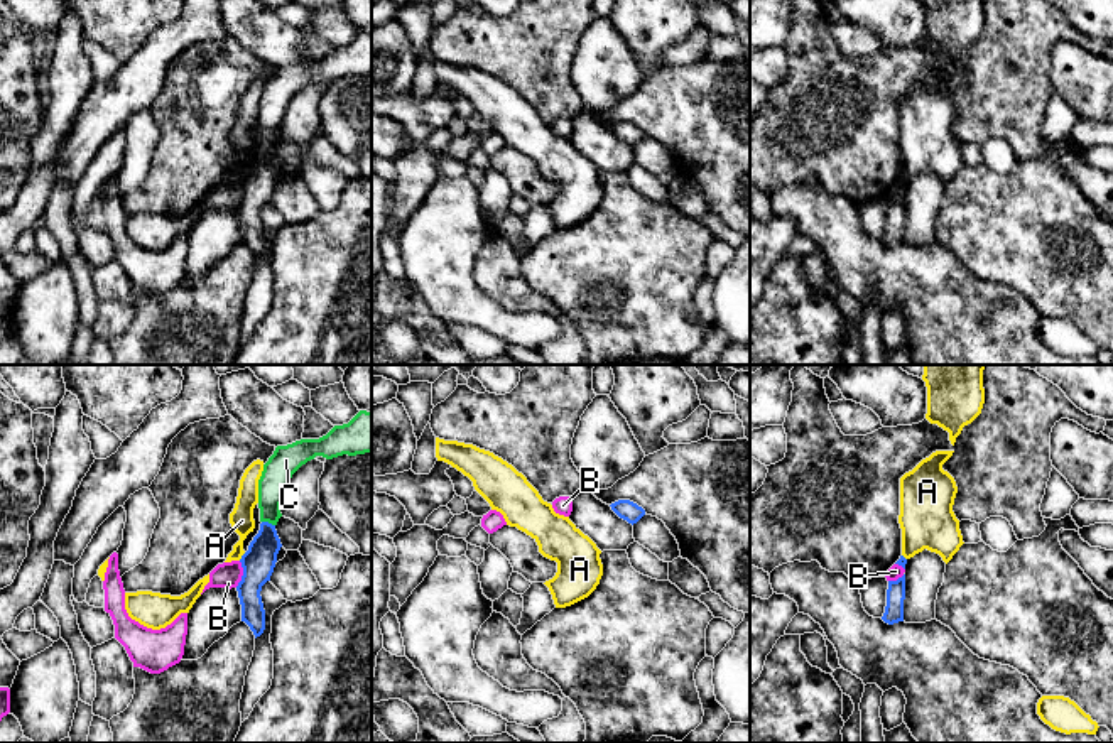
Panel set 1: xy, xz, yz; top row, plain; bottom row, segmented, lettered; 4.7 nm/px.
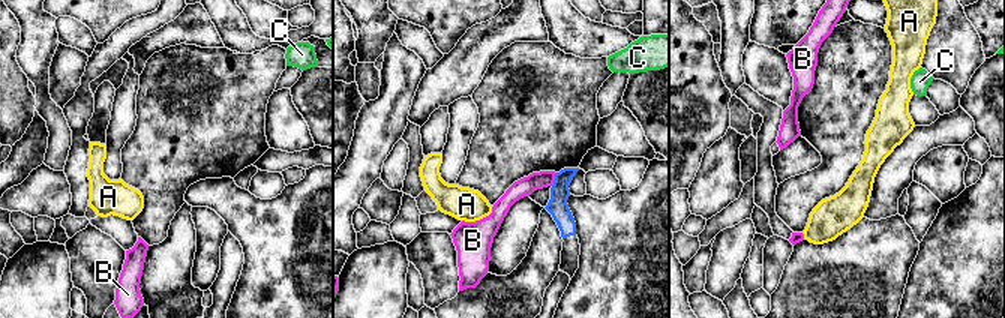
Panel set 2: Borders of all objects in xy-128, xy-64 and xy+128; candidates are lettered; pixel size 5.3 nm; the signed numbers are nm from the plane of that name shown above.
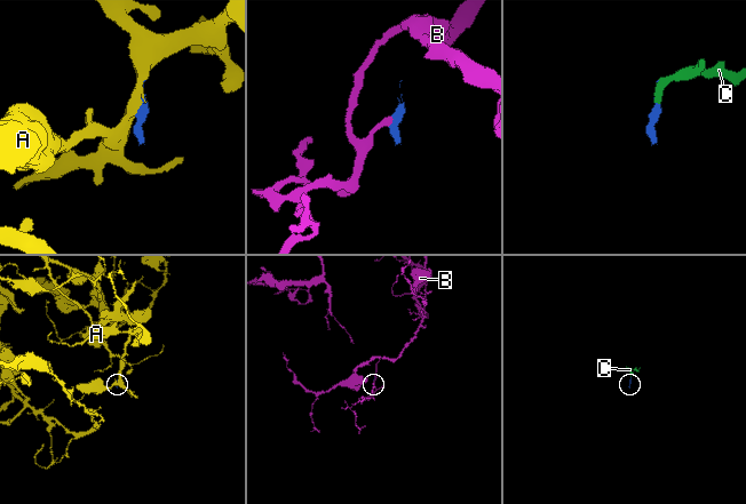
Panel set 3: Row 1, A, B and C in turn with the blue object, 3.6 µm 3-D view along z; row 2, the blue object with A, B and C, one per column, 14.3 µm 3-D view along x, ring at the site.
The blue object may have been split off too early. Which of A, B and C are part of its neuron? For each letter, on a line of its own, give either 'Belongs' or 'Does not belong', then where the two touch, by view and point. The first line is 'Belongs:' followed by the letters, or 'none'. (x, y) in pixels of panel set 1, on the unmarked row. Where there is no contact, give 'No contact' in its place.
Belongs: C
A: Does not belong. Touches blue at xy (242, 178)
B: Does not belong. Touches blue at xy (244, 196)
C: Belongs. Touches blue at xy (267, 144)

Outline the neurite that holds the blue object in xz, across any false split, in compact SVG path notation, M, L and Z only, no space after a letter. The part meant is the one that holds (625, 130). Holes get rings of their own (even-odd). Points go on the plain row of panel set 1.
M618 122L610 128L620 140L627 142L632 147L645 137L645 132L630 122Z

